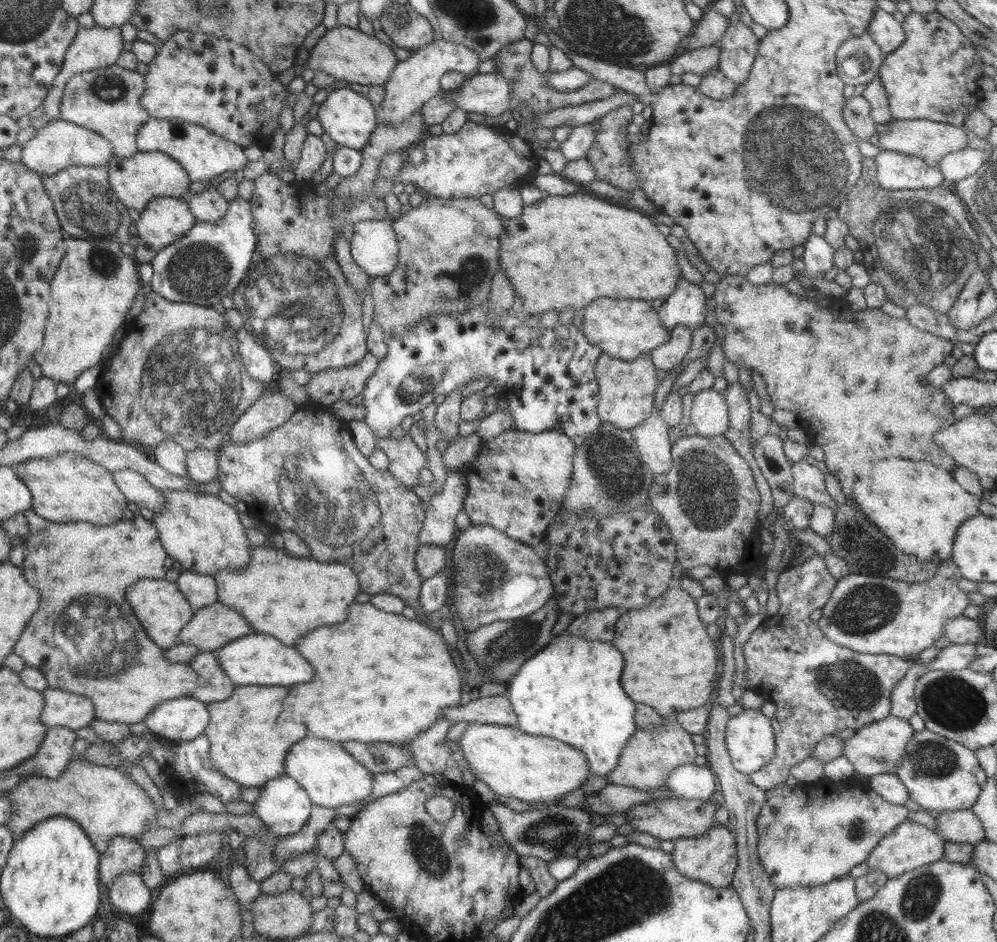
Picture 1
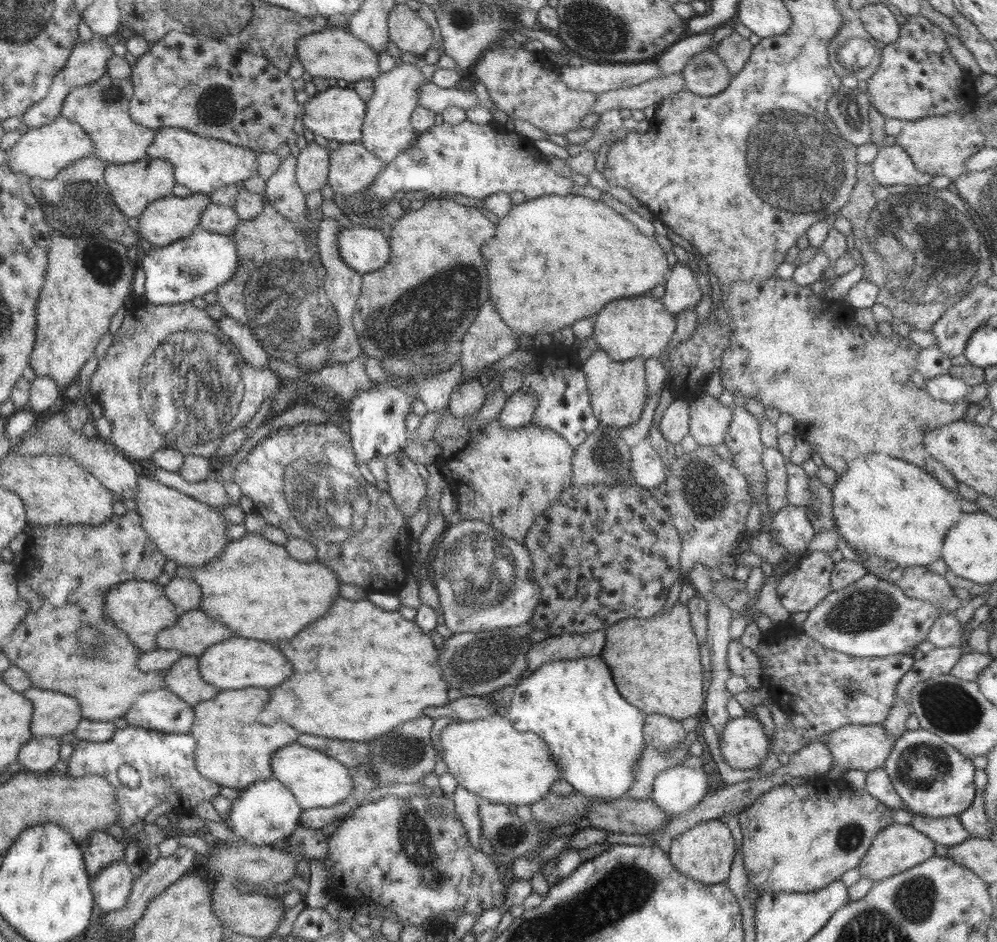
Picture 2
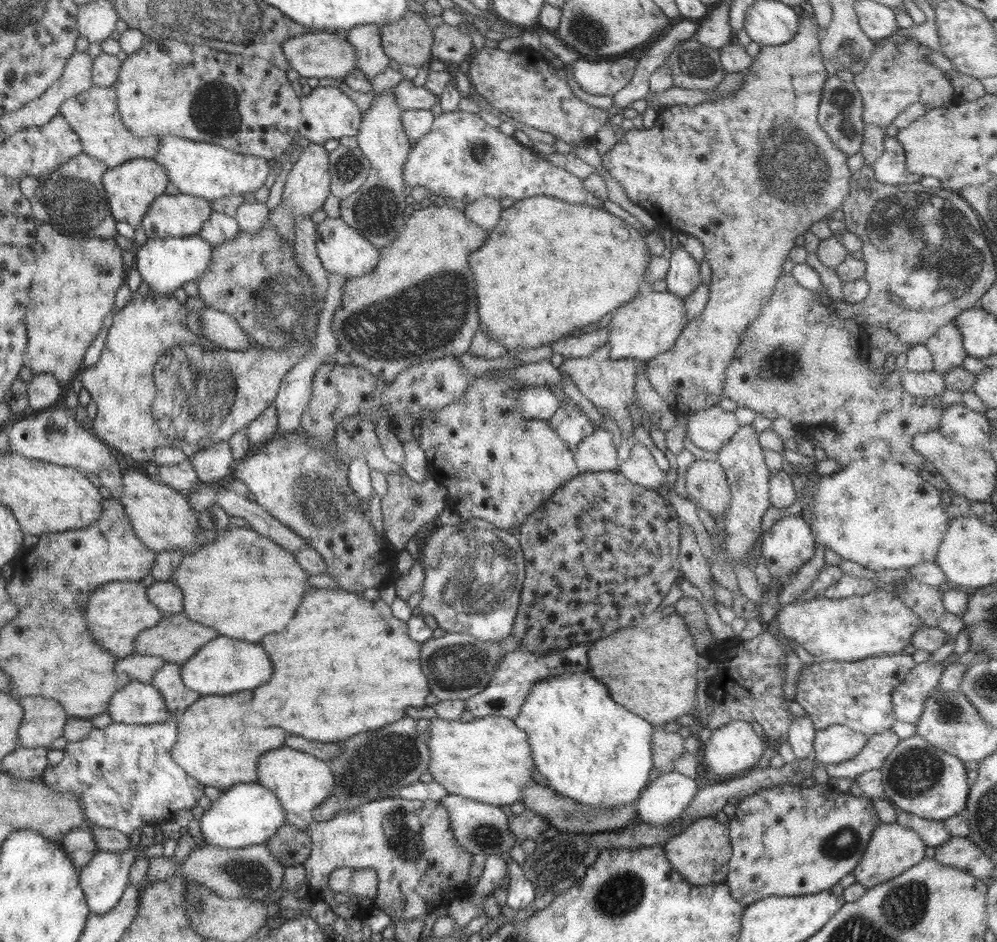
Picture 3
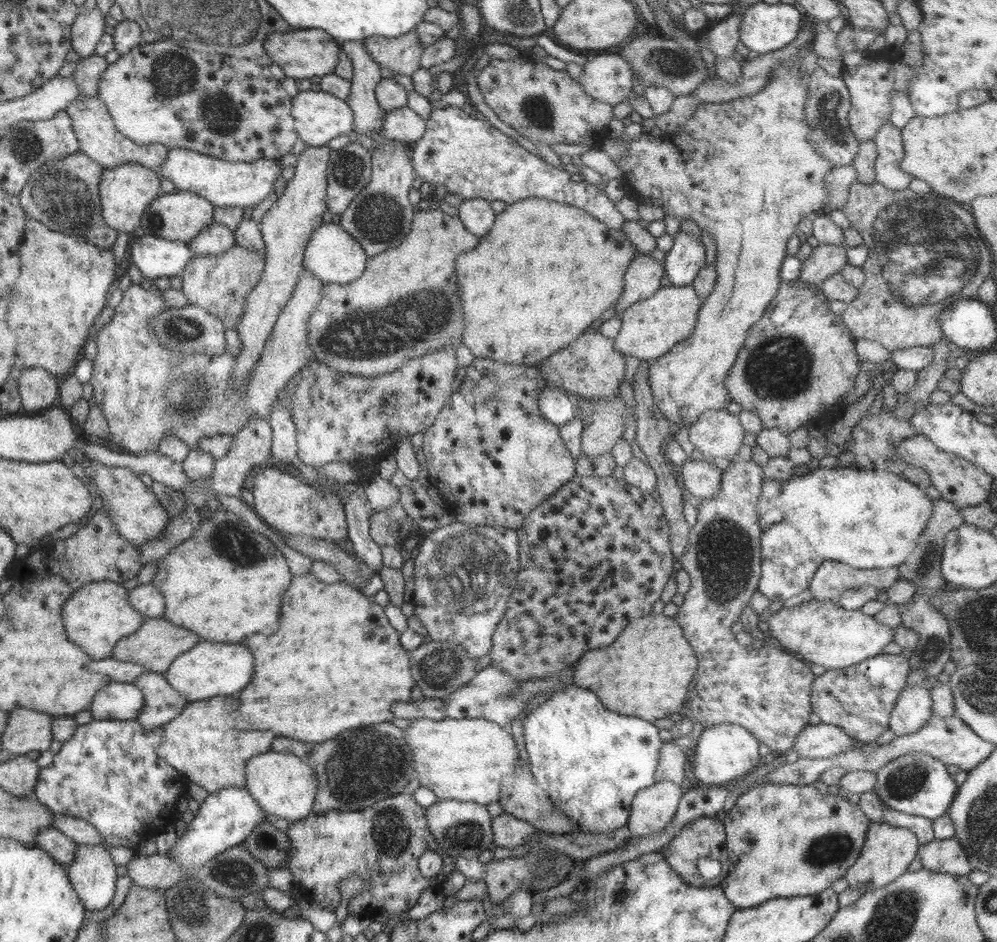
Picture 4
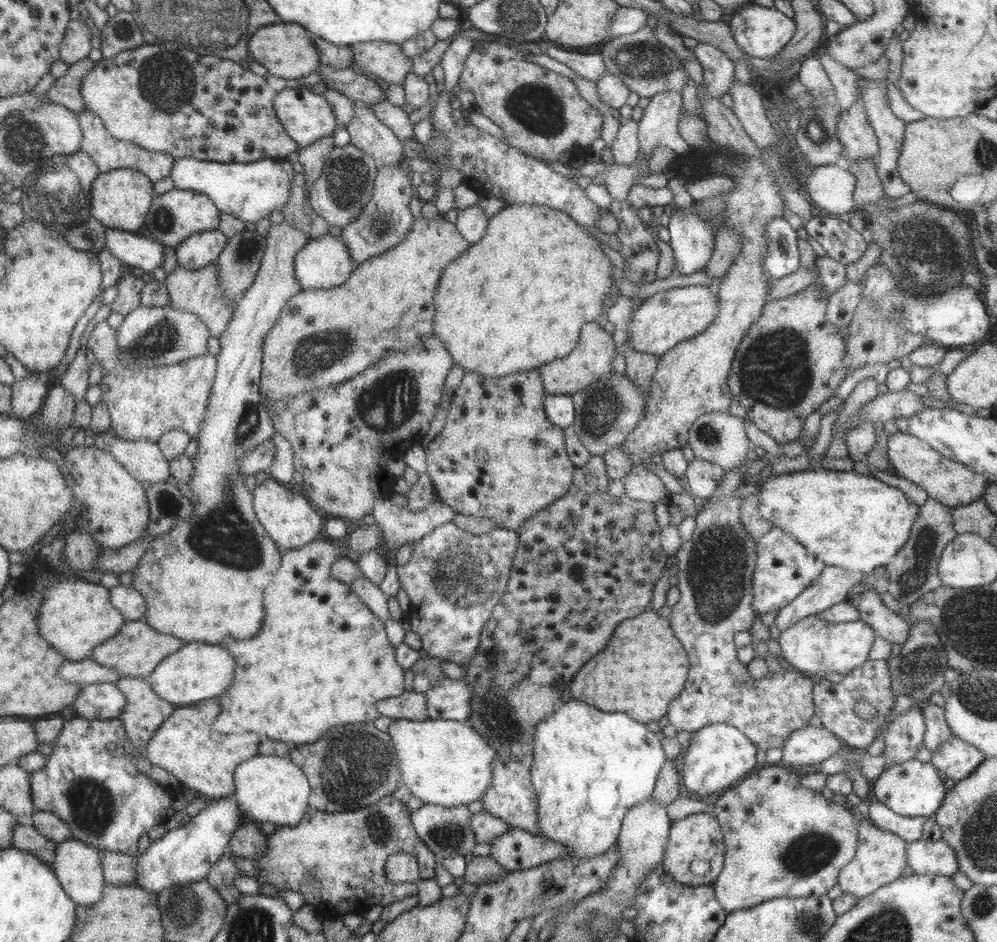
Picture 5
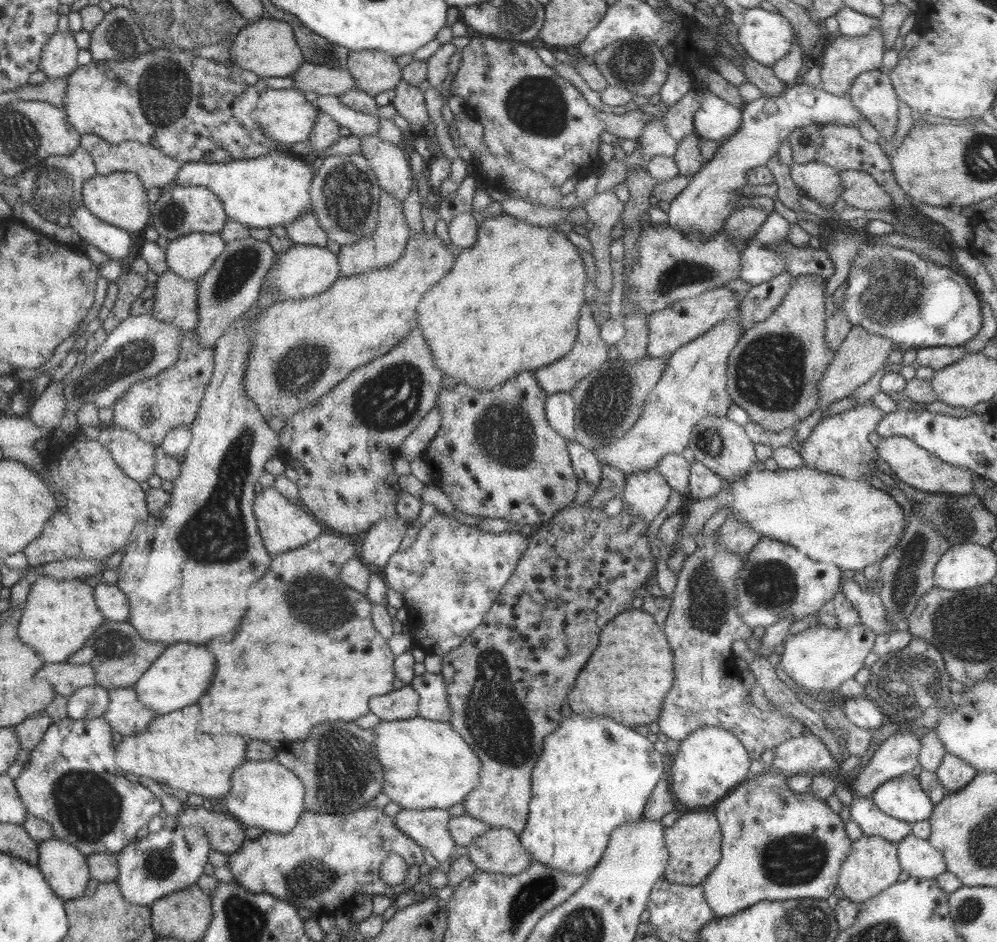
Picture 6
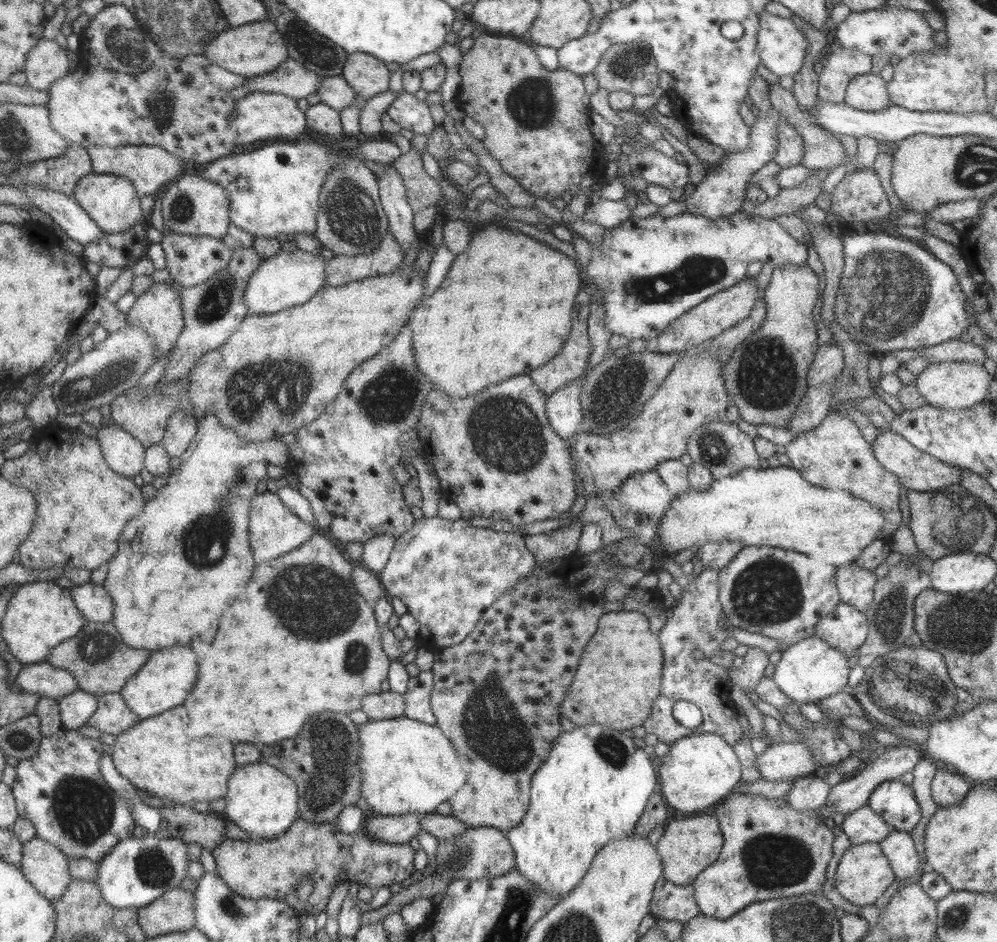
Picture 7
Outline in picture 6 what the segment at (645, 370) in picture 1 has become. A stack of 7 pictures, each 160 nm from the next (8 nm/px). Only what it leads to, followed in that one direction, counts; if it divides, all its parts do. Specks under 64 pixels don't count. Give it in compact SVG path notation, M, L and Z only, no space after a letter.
M583 302L578 317L578 334L572 350L564 358L550 363L548 366L533 371L538 384L548 395L570 394L571 390L588 376L594 369L600 368L604 361L608 360L608 349L610 345L600 337L600 326L596 324L593 317L590 302Z

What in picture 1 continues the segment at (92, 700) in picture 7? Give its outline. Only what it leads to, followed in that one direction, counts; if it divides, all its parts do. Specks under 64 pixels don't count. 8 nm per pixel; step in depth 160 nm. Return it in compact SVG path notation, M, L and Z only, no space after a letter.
M184 697L160 703L143 721L151 734L165 741L191 741L203 734L210 713L206 703Z

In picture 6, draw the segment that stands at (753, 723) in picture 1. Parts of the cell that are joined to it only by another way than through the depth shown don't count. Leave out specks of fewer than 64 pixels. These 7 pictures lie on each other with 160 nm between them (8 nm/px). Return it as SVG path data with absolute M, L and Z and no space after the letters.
M714 726L700 728L690 733L679 744L678 755L670 766L671 792L678 798L679 807L686 810L711 809L714 802L723 799L751 776L748 770L752 758L749 750L734 736Z

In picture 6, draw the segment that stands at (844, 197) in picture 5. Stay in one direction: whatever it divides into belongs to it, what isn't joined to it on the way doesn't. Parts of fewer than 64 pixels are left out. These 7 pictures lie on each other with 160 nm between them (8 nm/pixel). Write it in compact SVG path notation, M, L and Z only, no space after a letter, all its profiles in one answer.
M808 162L808 164L793 163L790 167L792 182L802 194L812 200L816 200L825 208L831 209L844 200L839 195L840 190L840 172L836 169L819 164Z

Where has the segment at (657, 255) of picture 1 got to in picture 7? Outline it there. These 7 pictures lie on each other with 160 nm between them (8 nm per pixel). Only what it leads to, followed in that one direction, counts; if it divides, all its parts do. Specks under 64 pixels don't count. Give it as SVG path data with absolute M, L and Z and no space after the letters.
M498 221L477 226L471 236L468 248L456 256L450 265L450 272L444 278L440 288L416 306L406 324L414 332L415 360L420 372L423 372L435 384L435 388L456 398L476 395L480 391L486 390L487 387L502 383L514 376L529 375L533 369L546 364L553 356L556 356L556 353L560 352L564 346L571 331L572 309L576 294L583 286L584 283L580 279L580 265L562 251L556 250L547 243L525 235L518 230L500 227Z

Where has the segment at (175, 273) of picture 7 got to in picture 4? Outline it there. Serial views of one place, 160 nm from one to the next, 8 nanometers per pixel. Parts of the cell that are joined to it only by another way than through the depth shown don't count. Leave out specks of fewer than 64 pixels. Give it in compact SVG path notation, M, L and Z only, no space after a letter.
M212 222L188 245L194 251L194 258L209 254L222 254L236 245L234 230L223 224Z

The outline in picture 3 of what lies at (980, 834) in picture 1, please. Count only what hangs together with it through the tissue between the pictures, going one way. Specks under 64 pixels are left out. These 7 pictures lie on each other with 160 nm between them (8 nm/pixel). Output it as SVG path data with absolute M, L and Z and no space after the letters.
M896 810L895 823L917 832L926 846L940 846L952 837L943 825L943 821L926 820L924 817L909 812Z

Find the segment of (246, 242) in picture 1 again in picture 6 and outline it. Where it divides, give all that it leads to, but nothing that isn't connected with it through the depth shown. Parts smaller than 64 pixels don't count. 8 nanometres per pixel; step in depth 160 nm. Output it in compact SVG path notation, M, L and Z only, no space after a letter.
M85 207L76 208L69 227L78 233L83 242L109 254L112 260L121 261L130 254L131 247L136 245L130 232L99 220Z

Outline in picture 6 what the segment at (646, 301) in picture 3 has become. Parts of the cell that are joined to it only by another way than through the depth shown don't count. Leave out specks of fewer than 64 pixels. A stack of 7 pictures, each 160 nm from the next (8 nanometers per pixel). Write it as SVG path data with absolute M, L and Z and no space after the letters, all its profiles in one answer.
M728 287L714 288L700 296L689 296L661 308L647 317L649 341L647 356L650 358L668 357L683 344L696 340L716 324L736 312L742 295Z

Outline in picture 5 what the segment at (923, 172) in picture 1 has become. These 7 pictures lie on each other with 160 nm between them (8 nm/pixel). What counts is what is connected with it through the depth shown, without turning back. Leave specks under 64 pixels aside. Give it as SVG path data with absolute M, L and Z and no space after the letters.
M859 75L859 86L861 86L861 99L865 106L865 113L868 117L870 126L874 129L875 136L879 145L879 152L874 157L873 162L877 169L877 174L880 176L882 188L885 196L892 199L900 198L904 194L911 192L910 186L902 181L897 170L897 162L900 157L900 152L903 148L903 138L906 123L900 120L889 107L887 95L887 82L880 83L874 80L866 79L865 76Z

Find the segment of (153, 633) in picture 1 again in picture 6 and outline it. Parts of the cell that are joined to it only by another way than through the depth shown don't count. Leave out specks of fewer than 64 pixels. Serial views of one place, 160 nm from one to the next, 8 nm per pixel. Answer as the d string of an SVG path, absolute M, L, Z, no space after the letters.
M52 576L33 579L27 600L21 606L19 636L32 646L47 664L61 664L75 655L100 627L107 622L96 603L94 587L84 579L56 580Z

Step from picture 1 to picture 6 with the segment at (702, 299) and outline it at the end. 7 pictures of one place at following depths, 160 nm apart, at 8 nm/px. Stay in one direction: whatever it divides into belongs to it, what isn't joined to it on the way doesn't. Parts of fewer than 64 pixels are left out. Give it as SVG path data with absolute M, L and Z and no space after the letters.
M806 83L793 84L788 90L781 92L778 96L762 95L755 101L745 103L741 109L742 124L740 128L732 135L726 144L718 150L718 156L715 156L700 170L690 178L690 184L682 193L670 202L668 210L668 225L682 232L692 231L702 235L704 238L711 237L723 230L724 223L728 216L736 209L735 204L741 195L738 193L740 187L748 184L746 176L752 169L768 165L770 157L774 157L779 152L783 140L789 137L794 129L810 126L811 124L834 126L856 126L865 116L853 105L853 102L846 96L835 95L826 92L824 89L814 88Z

